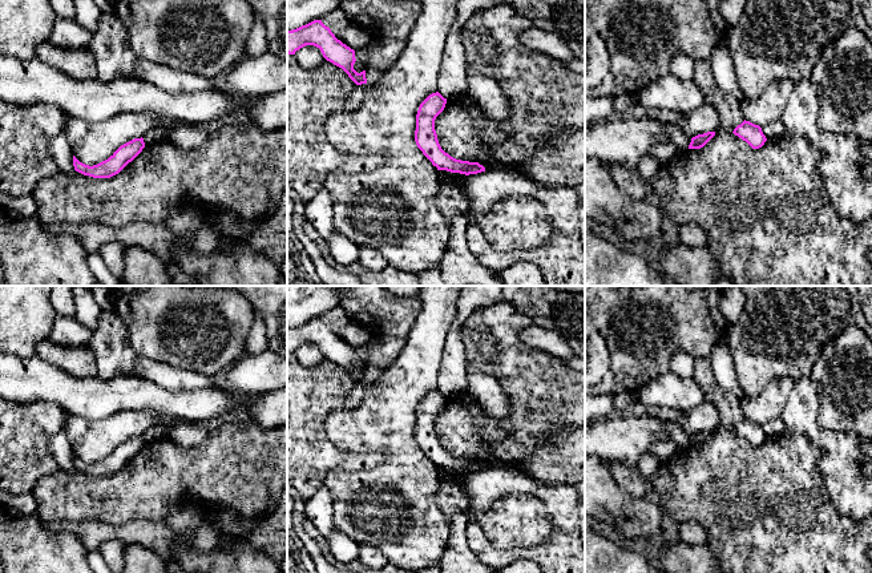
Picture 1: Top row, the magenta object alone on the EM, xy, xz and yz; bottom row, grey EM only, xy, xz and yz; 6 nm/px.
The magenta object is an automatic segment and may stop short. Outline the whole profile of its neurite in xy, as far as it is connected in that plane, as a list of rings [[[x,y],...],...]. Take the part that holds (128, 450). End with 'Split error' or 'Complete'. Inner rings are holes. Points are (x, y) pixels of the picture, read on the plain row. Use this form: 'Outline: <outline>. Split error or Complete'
Outline: [[[134,436],[121,443],[108,457],[89,464],[80,460],[73,453],[74,468],[93,476],[110,476],[118,472],[129,460],[132,460],[145,445],[144,436]]]. Complete

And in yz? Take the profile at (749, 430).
Outline: [[[746,417],[732,431],[746,439],[752,447],[762,445],[767,439],[762,425]]]. Complete

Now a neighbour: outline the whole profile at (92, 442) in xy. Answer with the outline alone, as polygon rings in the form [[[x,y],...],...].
[[[124,411],[97,421],[68,416],[64,431],[73,453],[93,464],[108,457],[124,441],[148,433],[152,428],[167,429],[167,415],[156,411]]]

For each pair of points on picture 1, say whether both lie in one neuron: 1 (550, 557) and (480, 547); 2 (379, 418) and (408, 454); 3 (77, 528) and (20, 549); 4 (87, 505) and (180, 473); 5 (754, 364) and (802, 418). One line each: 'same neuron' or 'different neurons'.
1: same neuron
2: same neuron
3: different neurons
4: same neuron
5: different neurons

